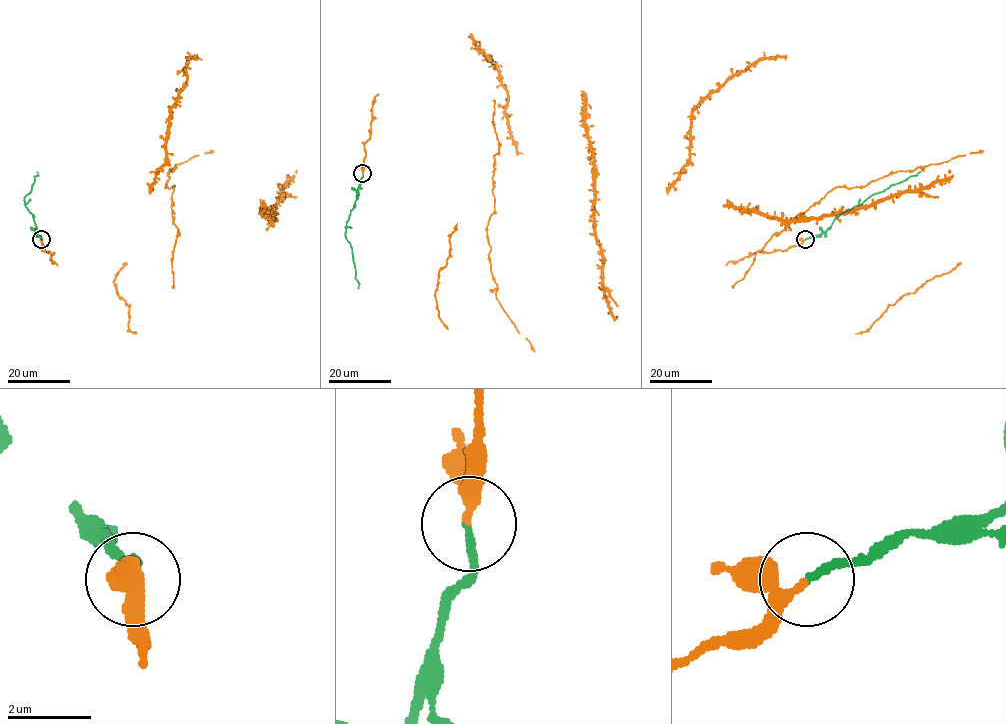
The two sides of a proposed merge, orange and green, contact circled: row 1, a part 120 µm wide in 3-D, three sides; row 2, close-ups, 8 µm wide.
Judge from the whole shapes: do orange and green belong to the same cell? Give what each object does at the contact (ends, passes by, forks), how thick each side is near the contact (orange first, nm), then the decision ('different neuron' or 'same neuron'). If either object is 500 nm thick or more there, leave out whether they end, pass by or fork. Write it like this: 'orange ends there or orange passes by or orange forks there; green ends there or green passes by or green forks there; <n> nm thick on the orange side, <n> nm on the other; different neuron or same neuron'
orange passes by; green ends there; 200 nm thick on the orange side, 170 nm on the other; same neuron

